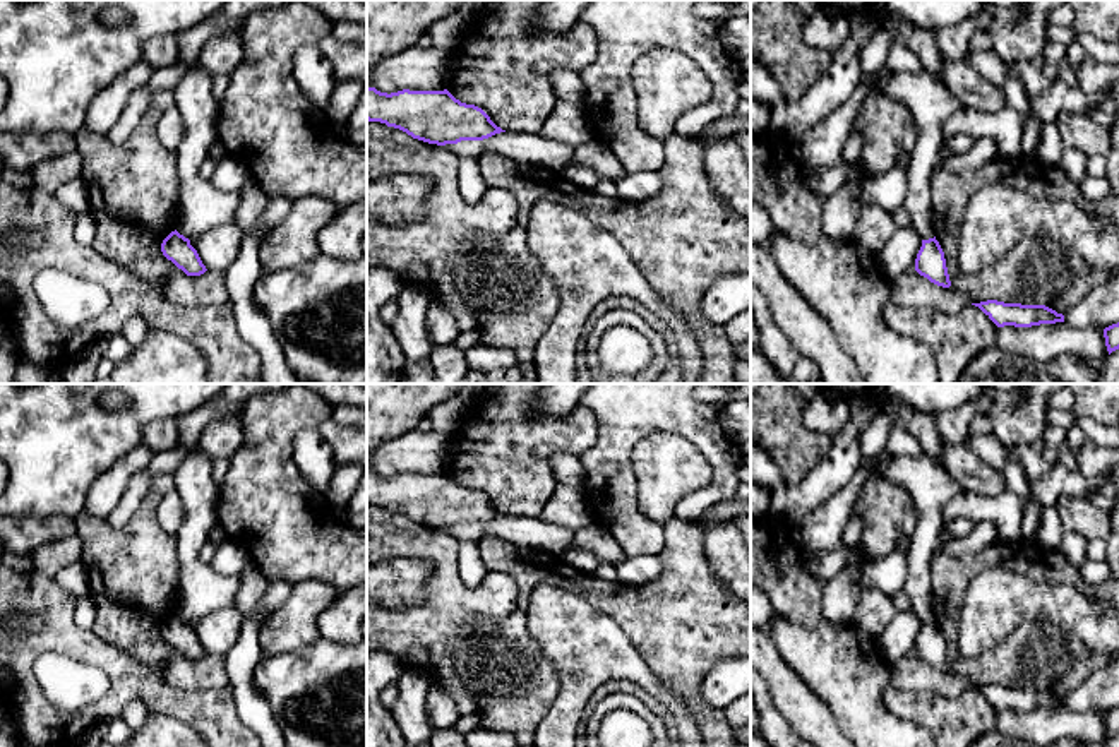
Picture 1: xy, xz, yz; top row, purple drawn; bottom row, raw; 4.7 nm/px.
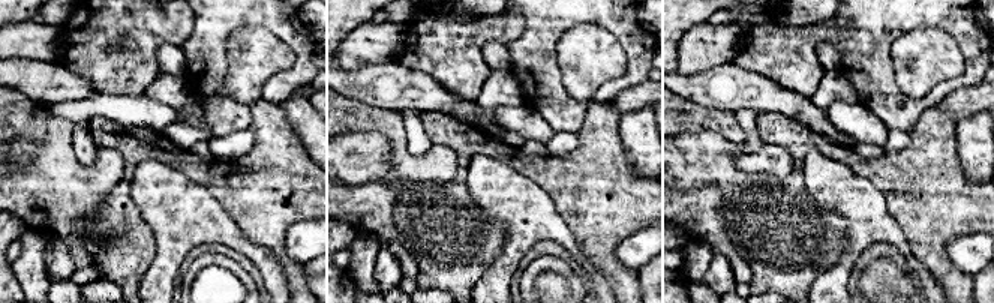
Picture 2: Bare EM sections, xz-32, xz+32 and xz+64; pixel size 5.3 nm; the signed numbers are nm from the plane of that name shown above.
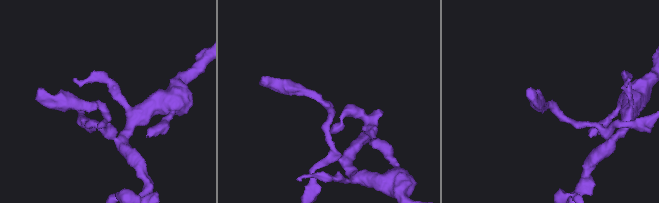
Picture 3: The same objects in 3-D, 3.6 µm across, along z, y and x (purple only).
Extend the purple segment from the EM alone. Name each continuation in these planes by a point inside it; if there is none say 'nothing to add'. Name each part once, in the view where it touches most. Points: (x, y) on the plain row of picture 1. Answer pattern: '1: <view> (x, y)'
nothing to add

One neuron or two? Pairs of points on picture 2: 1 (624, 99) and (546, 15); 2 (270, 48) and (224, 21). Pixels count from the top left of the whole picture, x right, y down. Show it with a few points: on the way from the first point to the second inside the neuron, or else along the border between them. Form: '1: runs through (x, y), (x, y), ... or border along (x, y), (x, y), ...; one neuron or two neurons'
1: border along (646, 80), (628, 87); two neurons
2: border along (272, 32), (239, 27), (227, 39), (227, 62); two neurons

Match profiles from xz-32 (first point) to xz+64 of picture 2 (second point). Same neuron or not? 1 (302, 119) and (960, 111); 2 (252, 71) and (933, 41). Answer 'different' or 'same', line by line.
1: different
2: same

